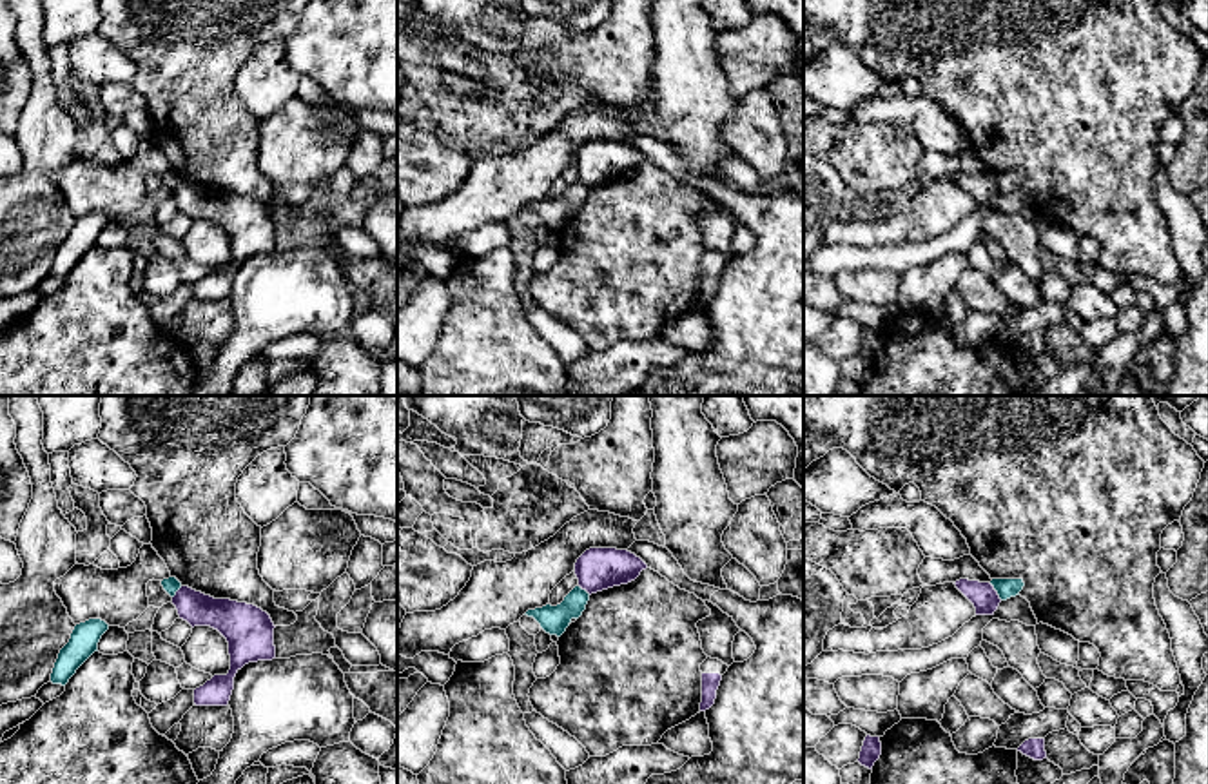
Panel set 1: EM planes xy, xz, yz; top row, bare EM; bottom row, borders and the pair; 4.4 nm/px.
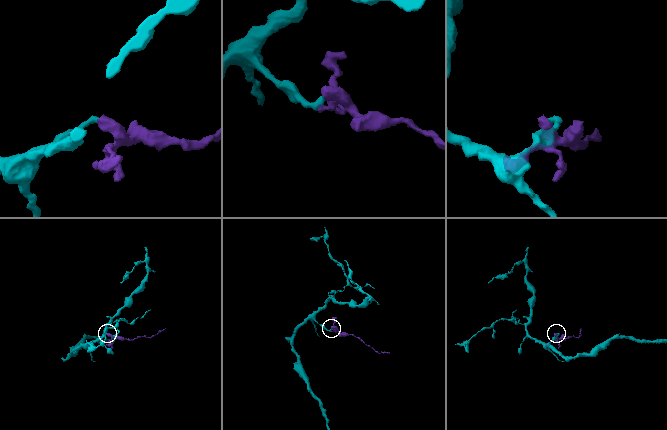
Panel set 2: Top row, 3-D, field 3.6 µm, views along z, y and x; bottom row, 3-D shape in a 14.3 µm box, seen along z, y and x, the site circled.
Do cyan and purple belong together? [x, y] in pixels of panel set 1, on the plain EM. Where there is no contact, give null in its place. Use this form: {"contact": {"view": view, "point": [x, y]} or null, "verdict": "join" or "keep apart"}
{"contact": {"view": "yz", "point": [996, 184]}, "verdict": "keep apart"}

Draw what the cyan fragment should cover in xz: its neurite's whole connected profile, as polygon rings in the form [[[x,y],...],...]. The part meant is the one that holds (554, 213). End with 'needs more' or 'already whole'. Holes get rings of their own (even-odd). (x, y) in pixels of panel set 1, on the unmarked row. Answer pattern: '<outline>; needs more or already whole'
[[[575,180],[560,198],[546,198],[542,201],[528,203],[524,209],[533,211],[541,221],[560,230],[573,212],[579,212],[586,203],[589,187],[580,180]]]; already whole

